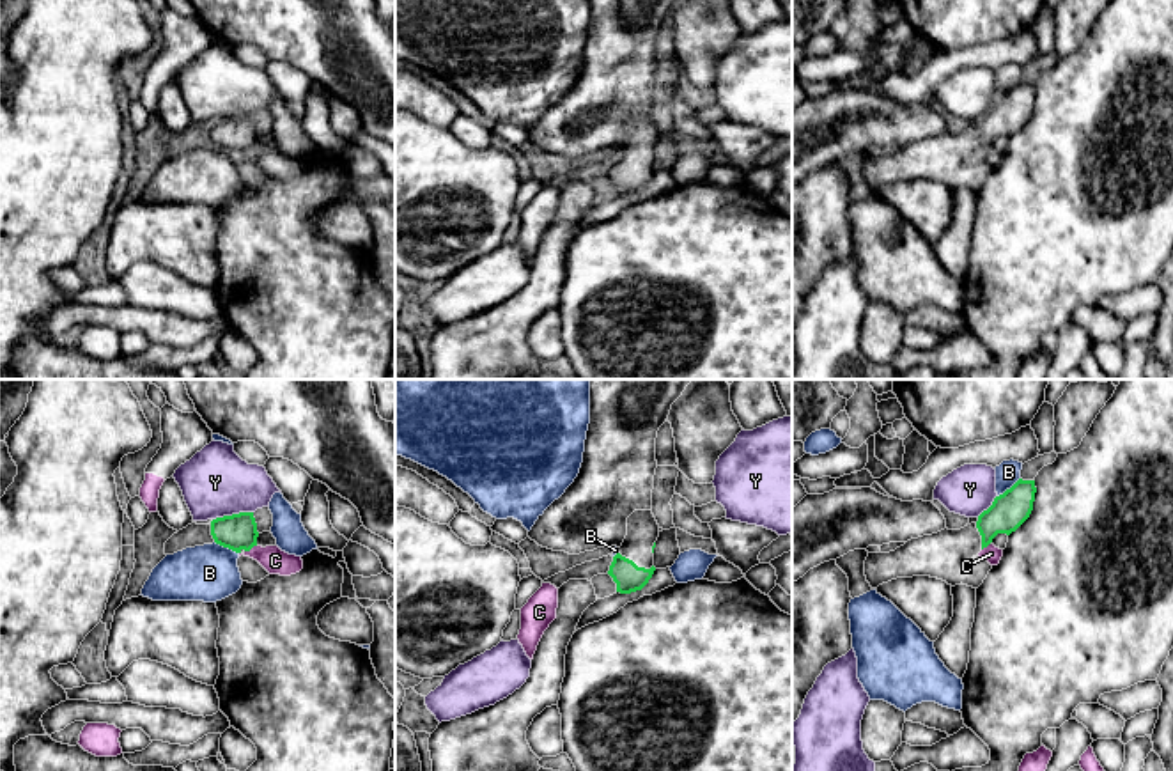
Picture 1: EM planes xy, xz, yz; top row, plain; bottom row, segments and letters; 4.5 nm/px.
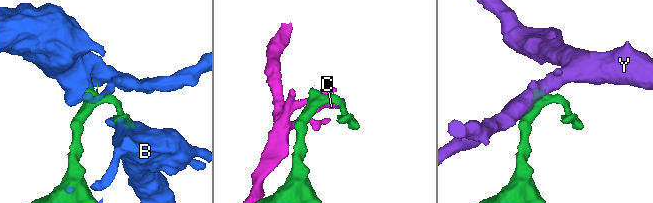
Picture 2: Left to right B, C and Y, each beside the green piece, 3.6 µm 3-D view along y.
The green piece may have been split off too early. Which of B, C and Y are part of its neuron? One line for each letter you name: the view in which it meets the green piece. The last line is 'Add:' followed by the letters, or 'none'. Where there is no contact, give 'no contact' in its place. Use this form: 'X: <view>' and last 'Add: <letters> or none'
Add: none

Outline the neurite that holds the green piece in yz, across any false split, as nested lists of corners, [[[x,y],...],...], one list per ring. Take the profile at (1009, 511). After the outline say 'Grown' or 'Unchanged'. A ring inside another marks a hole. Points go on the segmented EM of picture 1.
[[[1019,479],[1010,489],[996,496],[992,505],[960,530],[941,530],[907,541],[889,553],[868,553],[865,576],[872,588],[897,578],[930,576],[948,585],[978,588],[992,565],[978,553],[998,533],[1010,535],[1031,514],[1035,480]]]. Grown

